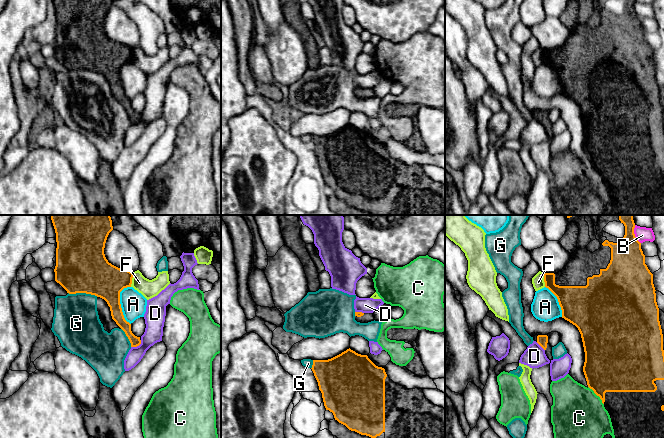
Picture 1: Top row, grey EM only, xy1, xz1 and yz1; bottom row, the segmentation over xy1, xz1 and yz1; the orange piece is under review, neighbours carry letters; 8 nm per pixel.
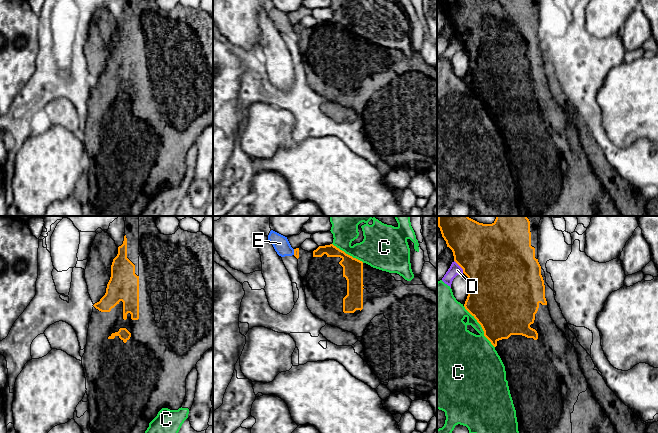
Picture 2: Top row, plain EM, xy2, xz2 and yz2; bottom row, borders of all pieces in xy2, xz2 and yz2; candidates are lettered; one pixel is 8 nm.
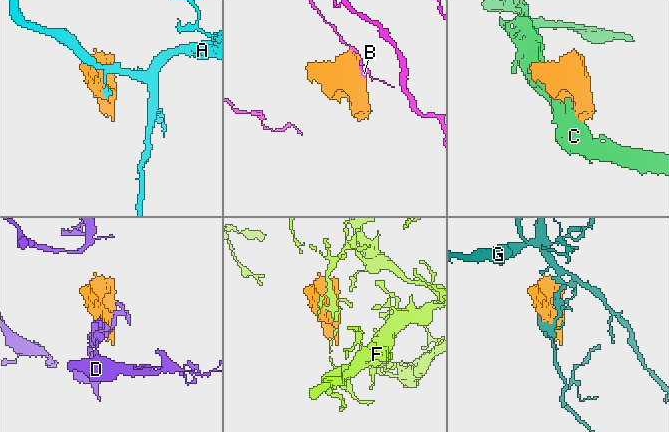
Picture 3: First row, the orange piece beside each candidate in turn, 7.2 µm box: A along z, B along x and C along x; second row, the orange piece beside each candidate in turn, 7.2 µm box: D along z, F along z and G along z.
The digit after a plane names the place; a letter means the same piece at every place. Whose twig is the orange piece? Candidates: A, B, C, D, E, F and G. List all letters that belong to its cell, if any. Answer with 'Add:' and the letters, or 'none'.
Add: none

